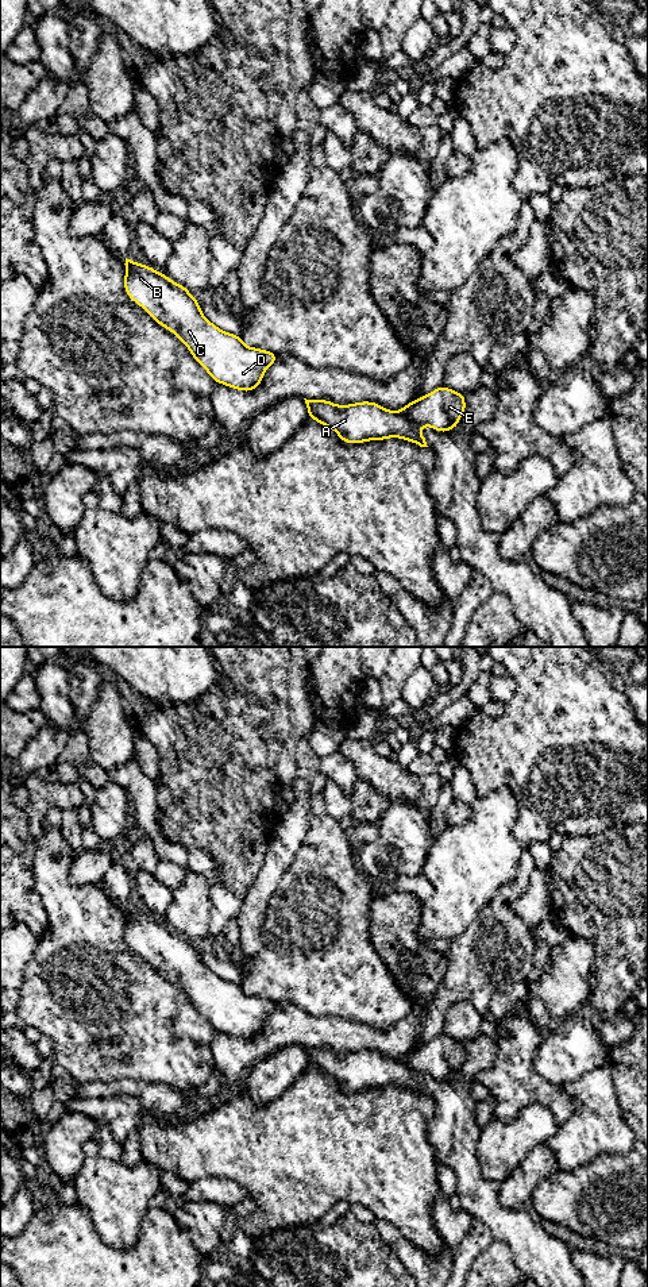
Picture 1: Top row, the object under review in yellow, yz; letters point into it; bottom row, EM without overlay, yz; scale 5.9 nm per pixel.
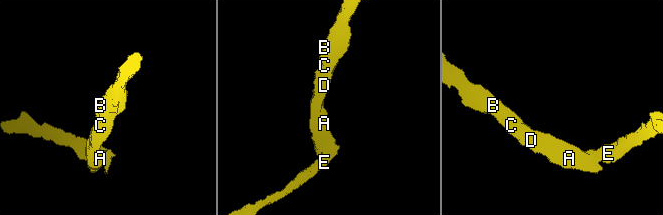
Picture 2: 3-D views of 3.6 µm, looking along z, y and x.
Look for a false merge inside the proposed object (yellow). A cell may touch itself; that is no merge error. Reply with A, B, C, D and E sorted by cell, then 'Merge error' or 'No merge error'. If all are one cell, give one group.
Groups: A B C D / E. Merge error

